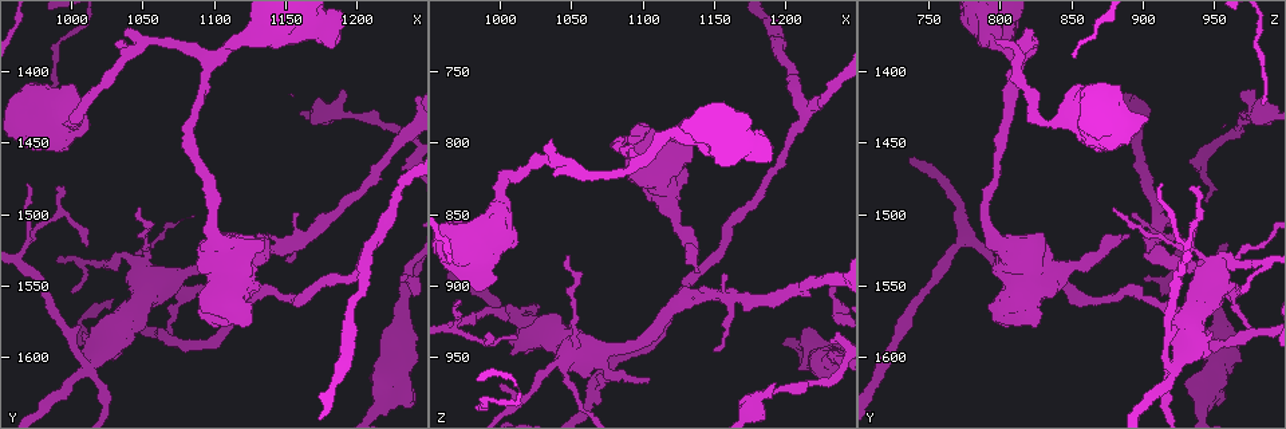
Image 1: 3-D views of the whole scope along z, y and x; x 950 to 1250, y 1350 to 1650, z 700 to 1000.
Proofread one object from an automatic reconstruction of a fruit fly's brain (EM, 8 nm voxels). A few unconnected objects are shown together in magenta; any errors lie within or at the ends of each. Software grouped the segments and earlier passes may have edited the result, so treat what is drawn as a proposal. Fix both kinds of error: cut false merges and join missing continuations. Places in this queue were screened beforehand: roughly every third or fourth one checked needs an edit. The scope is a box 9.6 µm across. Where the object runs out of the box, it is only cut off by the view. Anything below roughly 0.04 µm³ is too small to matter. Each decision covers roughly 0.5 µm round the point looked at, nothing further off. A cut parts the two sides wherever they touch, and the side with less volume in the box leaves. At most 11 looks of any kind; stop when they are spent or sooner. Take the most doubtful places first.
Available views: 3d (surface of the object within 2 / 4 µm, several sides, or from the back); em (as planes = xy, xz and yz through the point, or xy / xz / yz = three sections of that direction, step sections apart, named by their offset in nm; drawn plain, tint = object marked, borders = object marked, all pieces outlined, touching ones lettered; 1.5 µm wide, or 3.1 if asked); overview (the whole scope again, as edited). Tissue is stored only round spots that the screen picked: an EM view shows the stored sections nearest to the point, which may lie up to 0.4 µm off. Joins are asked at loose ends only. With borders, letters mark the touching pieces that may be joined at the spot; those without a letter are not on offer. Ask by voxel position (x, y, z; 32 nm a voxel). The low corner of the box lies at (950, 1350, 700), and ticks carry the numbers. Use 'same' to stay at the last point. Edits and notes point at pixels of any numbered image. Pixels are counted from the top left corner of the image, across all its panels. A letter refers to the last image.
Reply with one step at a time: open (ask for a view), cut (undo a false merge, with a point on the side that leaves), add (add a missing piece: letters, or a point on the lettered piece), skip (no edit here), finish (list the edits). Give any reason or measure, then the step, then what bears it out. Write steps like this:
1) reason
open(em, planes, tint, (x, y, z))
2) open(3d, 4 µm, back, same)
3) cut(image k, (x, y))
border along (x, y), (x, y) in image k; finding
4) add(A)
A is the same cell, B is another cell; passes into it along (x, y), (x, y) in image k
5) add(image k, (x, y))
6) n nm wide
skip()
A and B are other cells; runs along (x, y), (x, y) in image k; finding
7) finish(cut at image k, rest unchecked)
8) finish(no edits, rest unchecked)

branch stops here
open(em, 3.1 µm, planes, borders, (1036, 1378, 796))

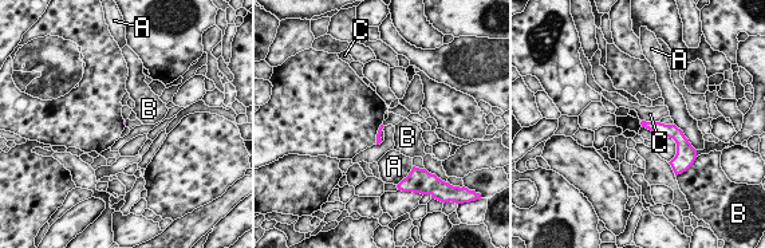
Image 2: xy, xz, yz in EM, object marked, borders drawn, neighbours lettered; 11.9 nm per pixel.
skip()
A, B and C are other cells; border along (642, 119), (658, 122) in image 2; none of them fits

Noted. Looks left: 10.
arms part here
open(3d, 2 µm, (1068, 1582, 976))

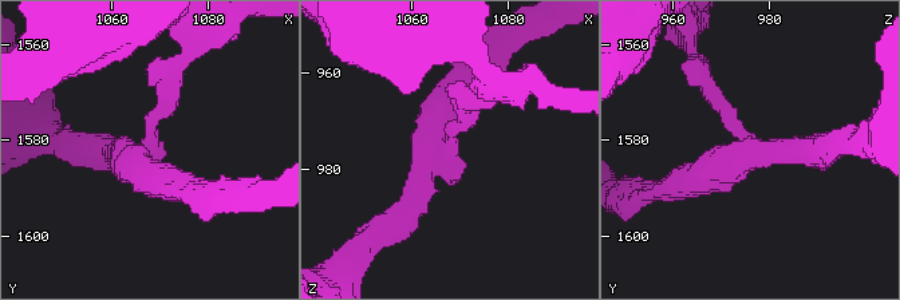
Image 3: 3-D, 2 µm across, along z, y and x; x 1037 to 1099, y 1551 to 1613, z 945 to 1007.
3 arms
open(em, planes, plain, (1066, 1582, 975))

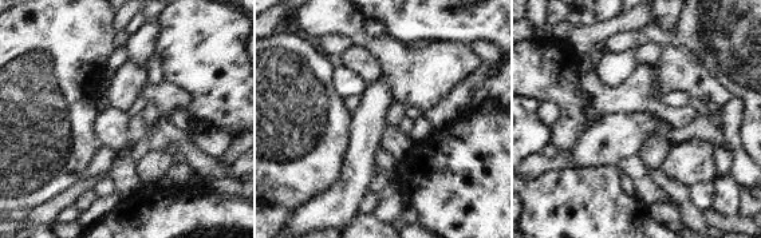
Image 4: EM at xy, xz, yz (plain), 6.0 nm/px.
open(em, planes, borders, same)

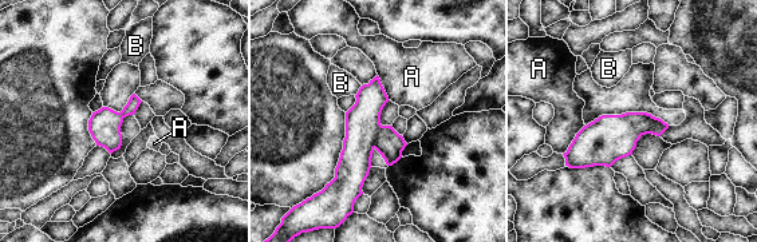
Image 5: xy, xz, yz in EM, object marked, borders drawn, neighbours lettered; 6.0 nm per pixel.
cut(image 5, (363, 119))
A and B are other cells; a second neuron is stuck on

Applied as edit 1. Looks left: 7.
open(overview)

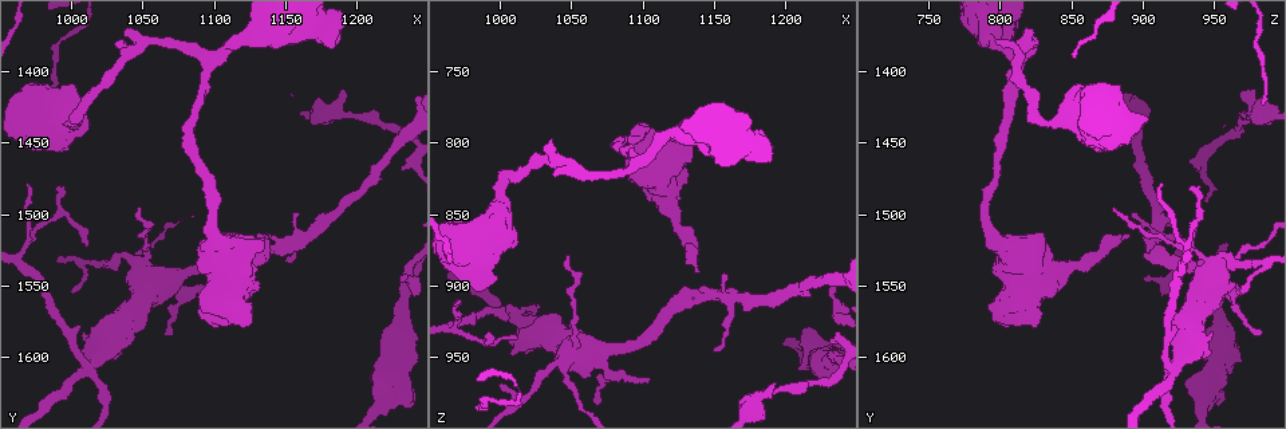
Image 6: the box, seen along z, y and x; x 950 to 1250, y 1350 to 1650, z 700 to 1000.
arms part here
open(em, planes, borders, (1012, 1608, 920))

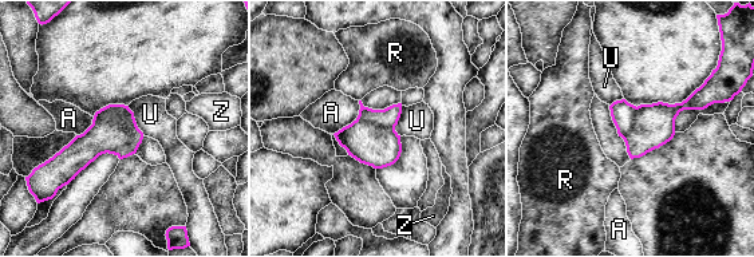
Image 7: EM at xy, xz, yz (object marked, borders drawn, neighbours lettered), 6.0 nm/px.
cut(image 7, (119, 114))
A, R, U and Z are other cells; the part that leaves runs along (98, 115), (122, 115), (134, 146) in image 7; two neurons meet here

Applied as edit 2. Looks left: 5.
see it whole again
open(overview)

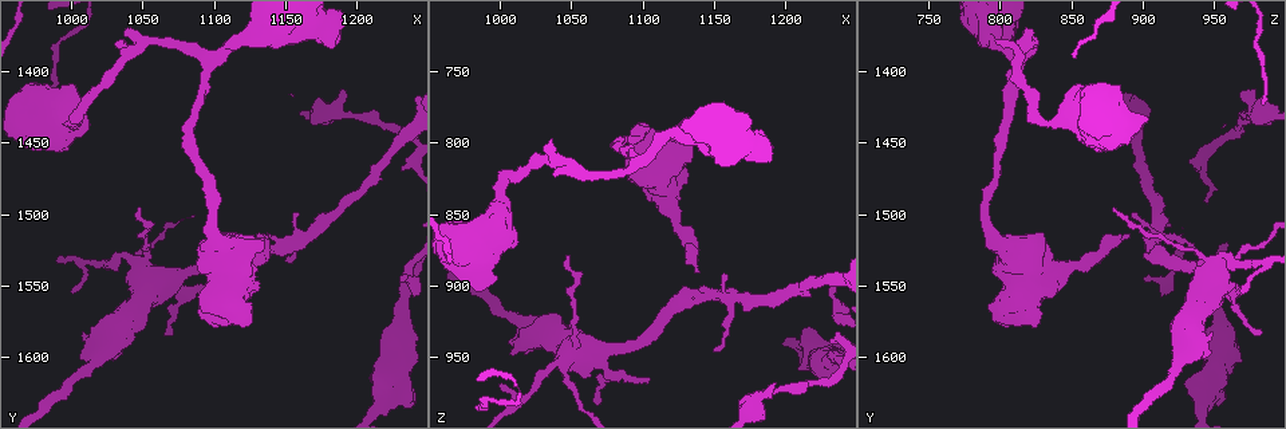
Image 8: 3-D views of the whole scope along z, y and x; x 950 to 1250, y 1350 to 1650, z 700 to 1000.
branch stops here
open(3d, 2 µm, (1158, 1500, 892))

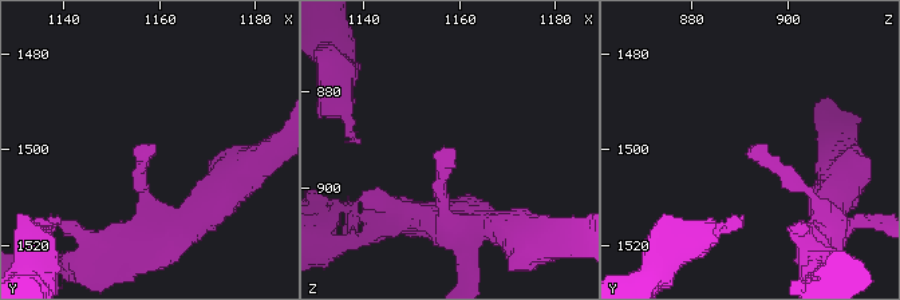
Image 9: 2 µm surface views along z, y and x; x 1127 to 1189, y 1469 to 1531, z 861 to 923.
shape alone is not enough
open(em, planes, plain, (1158, 1501, 891))

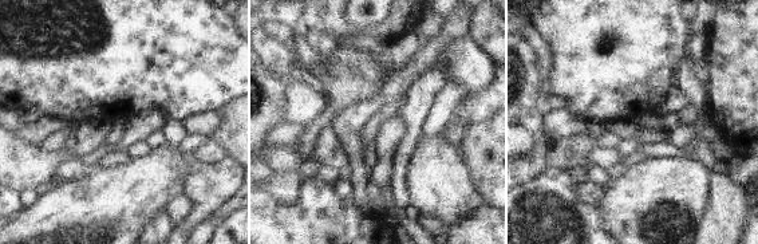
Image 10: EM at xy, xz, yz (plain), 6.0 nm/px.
open(em, planes, borders, same)

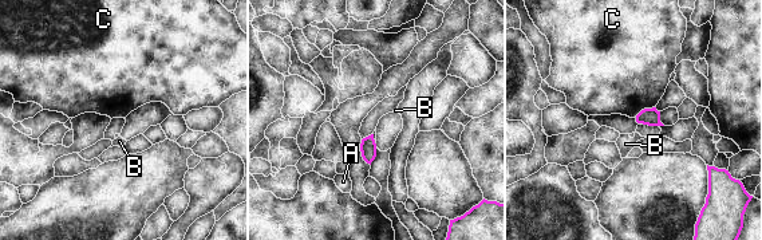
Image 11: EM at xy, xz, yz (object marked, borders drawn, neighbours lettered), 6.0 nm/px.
C touches over 140 nm
skip()
A, B and C are other cells; no lettered piece goes on from it

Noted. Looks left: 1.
finish(cut at image 5, cut at image 7, rest unchecked)

